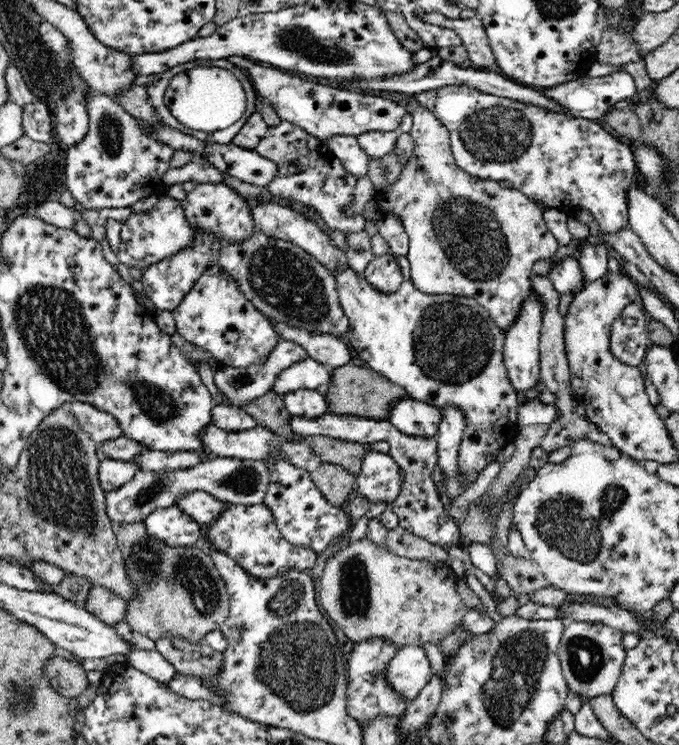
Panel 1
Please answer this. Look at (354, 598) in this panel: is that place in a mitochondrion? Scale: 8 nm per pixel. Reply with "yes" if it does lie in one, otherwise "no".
yes

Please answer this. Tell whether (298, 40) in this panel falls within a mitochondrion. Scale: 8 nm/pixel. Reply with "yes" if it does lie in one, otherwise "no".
yes

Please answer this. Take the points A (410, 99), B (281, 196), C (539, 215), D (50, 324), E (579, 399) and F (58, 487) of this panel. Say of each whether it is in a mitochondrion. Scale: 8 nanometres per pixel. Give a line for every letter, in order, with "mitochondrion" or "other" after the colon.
A: other
B: other
C: other
D: mitochondrion
E: other
F: mitochondrion

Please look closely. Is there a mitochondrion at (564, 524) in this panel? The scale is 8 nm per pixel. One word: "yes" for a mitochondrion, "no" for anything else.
yes

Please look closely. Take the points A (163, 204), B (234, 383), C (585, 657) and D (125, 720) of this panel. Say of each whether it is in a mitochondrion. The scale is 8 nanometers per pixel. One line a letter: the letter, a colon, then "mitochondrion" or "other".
A: other
B: mitochondrion
C: mitochondrion
D: other

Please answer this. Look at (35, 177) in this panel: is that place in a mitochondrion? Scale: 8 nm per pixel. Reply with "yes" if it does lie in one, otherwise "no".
yes

